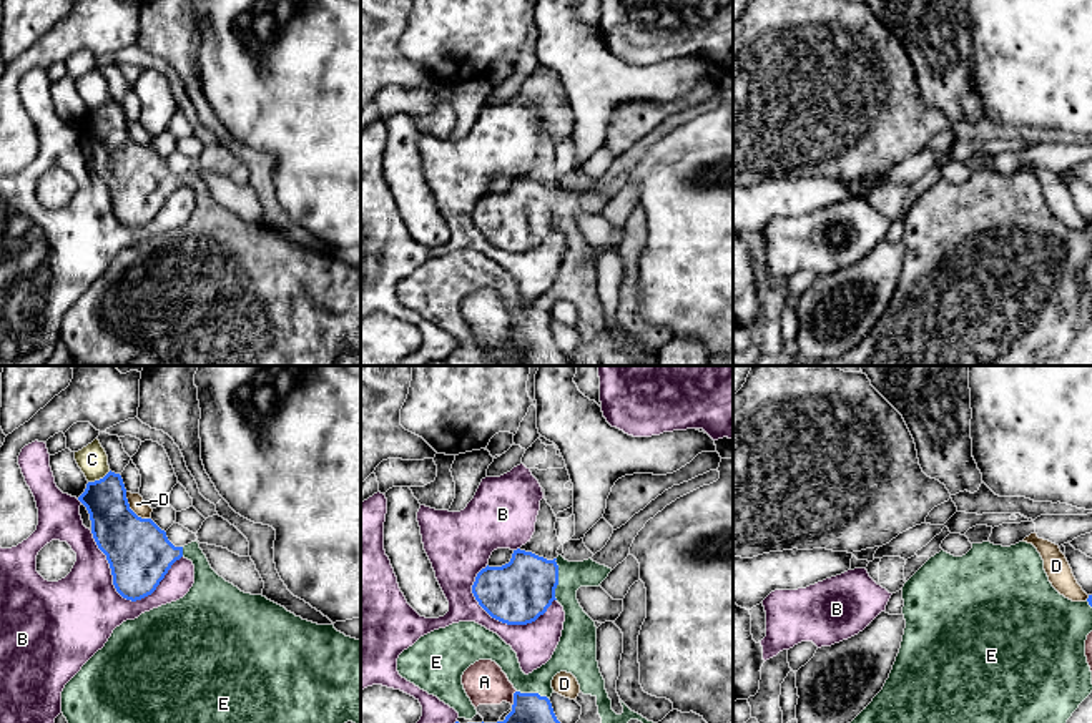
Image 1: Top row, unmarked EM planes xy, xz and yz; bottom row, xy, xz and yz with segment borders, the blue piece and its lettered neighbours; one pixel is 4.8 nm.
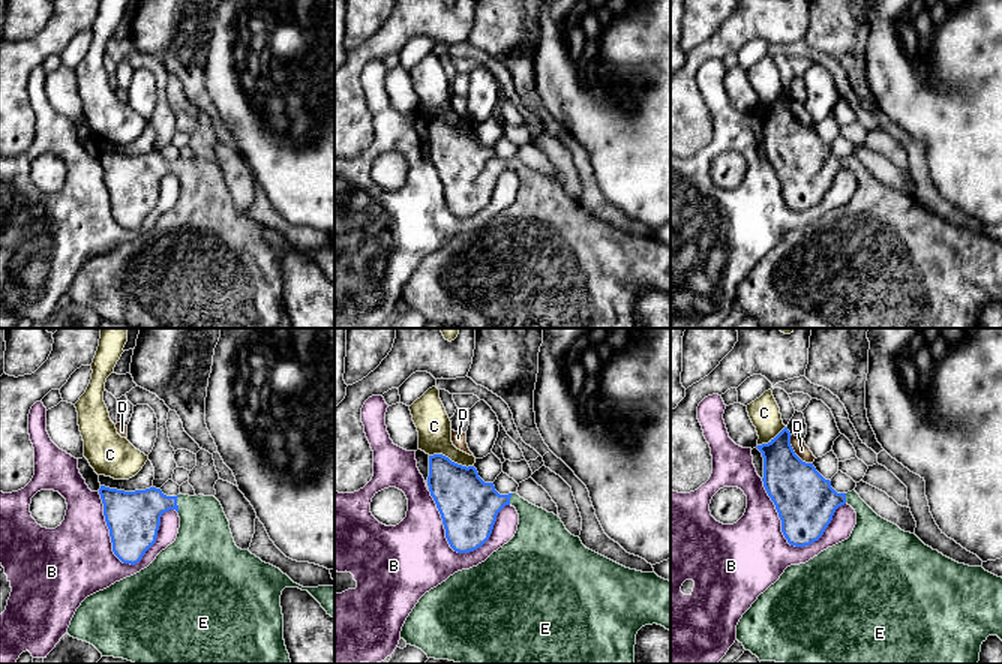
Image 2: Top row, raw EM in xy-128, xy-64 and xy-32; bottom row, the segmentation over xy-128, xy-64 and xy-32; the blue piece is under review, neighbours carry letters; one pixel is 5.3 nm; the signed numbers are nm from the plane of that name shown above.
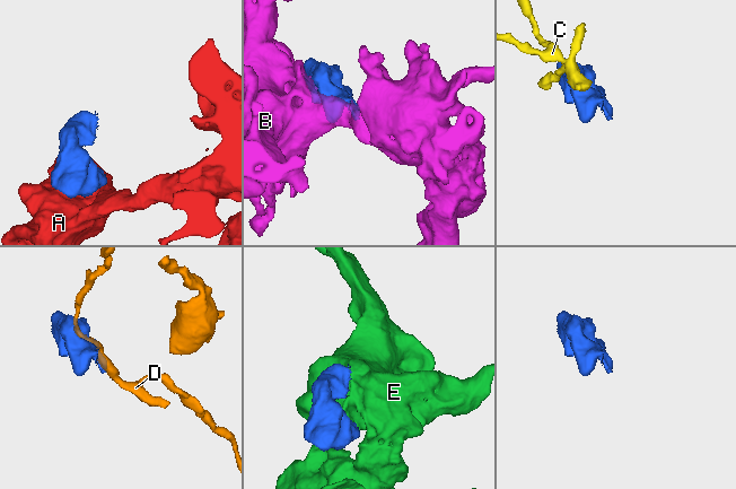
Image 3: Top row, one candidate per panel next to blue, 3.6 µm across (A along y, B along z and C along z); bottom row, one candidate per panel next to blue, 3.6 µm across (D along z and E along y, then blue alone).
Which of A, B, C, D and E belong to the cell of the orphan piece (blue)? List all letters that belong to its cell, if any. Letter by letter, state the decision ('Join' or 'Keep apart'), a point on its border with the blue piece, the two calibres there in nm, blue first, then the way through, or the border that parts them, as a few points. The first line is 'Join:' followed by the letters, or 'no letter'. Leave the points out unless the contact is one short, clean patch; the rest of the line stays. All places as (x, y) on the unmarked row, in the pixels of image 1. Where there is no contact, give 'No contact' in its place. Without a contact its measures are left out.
Join: E
A: Keep apart. Touches blue at xz (514, 326). Thickness 220 nm (blue) against 200 nm
B: Keep apart. Touches blue at xy (123, 225). Thickness 300 nm (blue) against 380 nm
C: Keep apart. Touches blue at xy (100, 107). Thickness 240 nm (blue) against 140 nm
D: Keep apart. Touches blue at xy (132, 138). Thickness 300 nm (blue) against 80 nm. Boundary: xy (125, 120), (128, 133), (138, 143), (150, 147)
E: Join. Touches blue at xz (557, 206). Thickness 300 nm (blue) against 140 nm

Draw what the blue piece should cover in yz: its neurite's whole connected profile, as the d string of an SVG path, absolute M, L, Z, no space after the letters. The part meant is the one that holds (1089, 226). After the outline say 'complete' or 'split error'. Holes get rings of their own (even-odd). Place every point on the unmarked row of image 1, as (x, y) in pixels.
M972 171L962 184L941 178L904 211L903 228L906 256L883 317L851 351L814 366L1032 366L1064 354L1092 321L1085 284L1092 223L1085 229L1060 223L1032 171Z | split error

